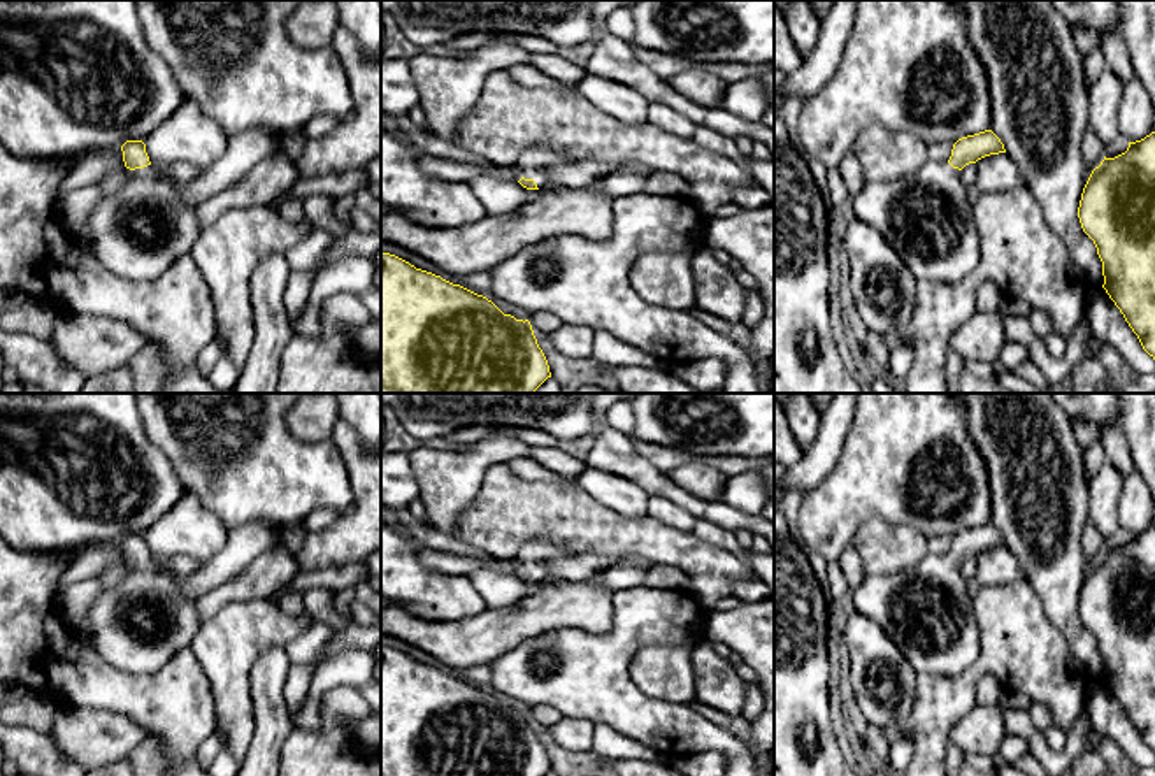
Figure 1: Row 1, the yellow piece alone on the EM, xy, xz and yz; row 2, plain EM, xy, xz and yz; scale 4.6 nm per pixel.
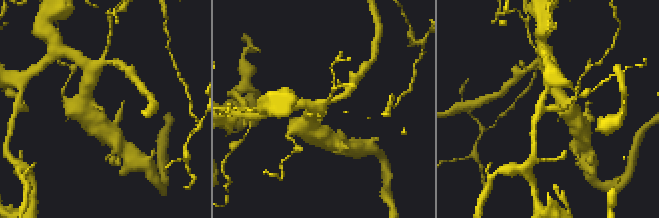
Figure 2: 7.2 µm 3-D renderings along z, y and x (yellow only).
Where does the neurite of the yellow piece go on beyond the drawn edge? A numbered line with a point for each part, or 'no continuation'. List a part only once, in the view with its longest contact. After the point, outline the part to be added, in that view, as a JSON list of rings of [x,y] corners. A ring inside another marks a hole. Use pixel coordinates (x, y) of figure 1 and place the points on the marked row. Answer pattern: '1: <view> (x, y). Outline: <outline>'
1: xz (532, 164). Outline: [[[544,147],[523,149],[514,163],[516,179],[534,179],[537,188],[549,184],[548,169],[555,163],[570,163],[572,160],[562,153]]]

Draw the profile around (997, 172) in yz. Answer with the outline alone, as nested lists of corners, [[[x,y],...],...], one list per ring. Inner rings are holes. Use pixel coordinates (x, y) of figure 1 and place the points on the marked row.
[[[1008,153],[985,156],[978,160],[974,165],[974,188],[979,193],[1002,193],[1018,184],[1025,184],[1018,163]]]

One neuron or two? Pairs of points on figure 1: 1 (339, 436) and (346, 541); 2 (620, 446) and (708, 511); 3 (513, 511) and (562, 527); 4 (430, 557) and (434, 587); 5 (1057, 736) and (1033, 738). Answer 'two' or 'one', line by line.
1: one
2: one
3: one
4: two
5: two

